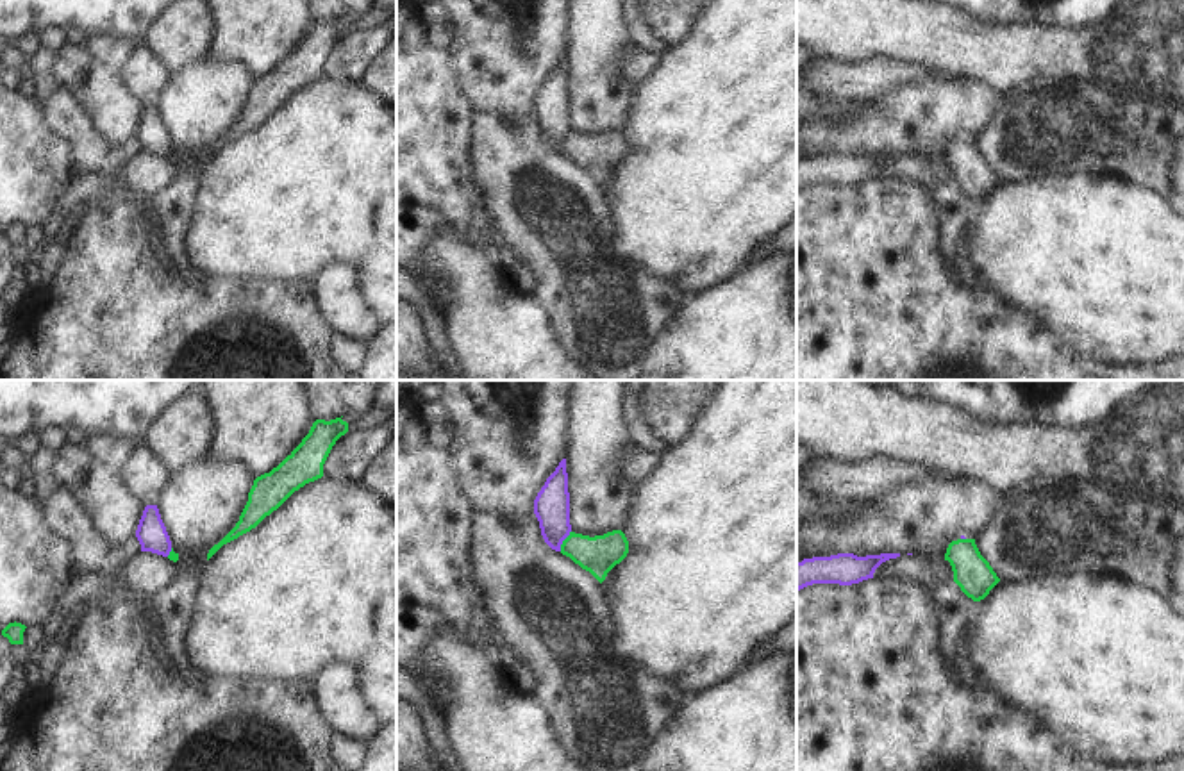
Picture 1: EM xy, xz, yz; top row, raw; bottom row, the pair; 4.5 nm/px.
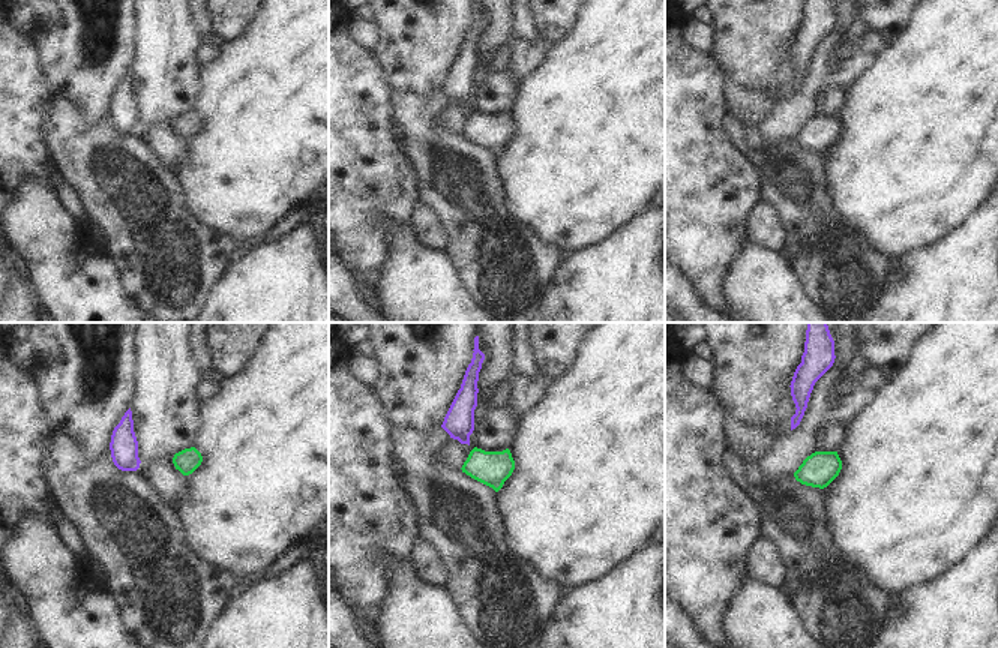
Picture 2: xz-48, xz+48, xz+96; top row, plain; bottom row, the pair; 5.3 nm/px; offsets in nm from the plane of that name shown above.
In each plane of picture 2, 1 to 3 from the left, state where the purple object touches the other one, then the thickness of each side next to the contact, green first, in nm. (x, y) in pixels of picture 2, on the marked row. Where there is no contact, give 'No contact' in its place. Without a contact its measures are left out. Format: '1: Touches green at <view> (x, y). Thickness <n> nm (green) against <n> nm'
1: No contact
2: No contact
3: No contact

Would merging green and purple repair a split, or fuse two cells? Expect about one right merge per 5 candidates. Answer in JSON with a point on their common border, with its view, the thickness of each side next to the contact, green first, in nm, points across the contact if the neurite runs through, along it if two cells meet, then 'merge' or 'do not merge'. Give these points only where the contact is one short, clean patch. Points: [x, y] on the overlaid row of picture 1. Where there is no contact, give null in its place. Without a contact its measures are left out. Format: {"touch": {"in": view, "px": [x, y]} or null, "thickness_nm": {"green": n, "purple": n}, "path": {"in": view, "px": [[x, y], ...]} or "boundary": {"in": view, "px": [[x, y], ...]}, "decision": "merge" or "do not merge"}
{"touch": {"in": "xz", "px": [563, 541]}, "thickness_nm": {"green": 170, "purple": 160}, "boundary": {"in": "xz", "px": [[570, 530], [559, 550]]}, "decision": "do not merge"}

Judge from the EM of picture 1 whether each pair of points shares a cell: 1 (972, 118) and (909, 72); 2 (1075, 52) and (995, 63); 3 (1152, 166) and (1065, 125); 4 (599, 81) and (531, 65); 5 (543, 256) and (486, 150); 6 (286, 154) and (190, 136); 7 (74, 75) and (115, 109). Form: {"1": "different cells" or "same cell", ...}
{"1": "different cells", "2": "same cell", "3": "same cell", "4": "different cells", "5": "same cell", "6": "different cells", "7": "same cell"}

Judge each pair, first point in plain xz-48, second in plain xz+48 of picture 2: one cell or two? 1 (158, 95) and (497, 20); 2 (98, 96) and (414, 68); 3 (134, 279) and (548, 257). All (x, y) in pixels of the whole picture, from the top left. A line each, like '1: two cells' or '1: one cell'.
1: one cell
2: one cell
3: one cell

